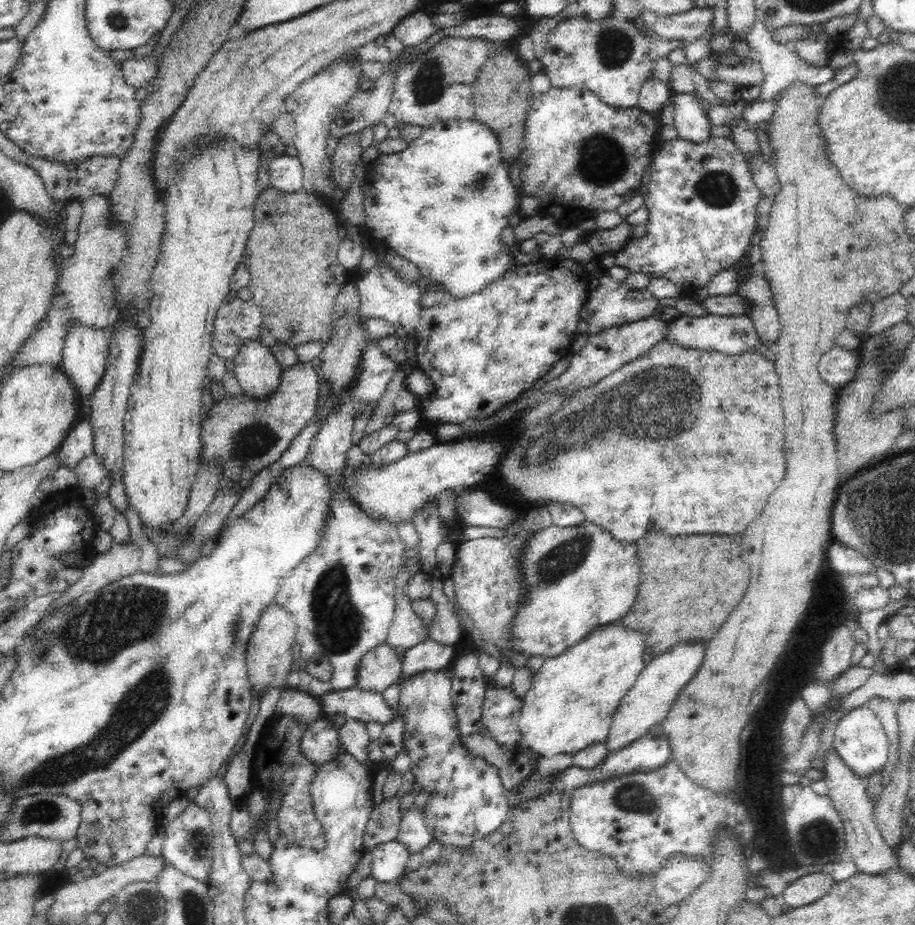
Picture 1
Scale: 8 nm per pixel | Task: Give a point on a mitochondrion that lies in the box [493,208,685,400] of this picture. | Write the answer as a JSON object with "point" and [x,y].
{"point":[598,244]}

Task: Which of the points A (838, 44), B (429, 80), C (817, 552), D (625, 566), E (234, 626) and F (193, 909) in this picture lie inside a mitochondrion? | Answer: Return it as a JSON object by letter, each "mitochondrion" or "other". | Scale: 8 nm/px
{"A":"other","B":"mitochondrion","C":"other","D":"other","E":"mitochondrion","F":"mitochondrion"}

